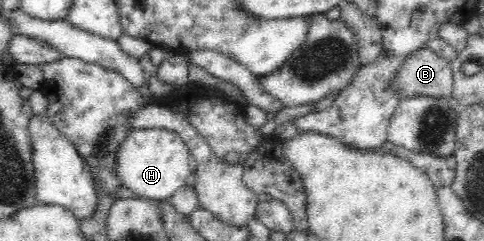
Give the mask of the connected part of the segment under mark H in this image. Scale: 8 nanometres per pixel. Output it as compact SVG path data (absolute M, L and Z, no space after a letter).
M149 127L149 129L131 130L130 134L121 142L116 157L116 172L122 185L131 189L139 198L168 200L174 191L186 184L185 179L193 172L193 167L189 165L190 160L188 145L182 137L179 137L174 131Z

